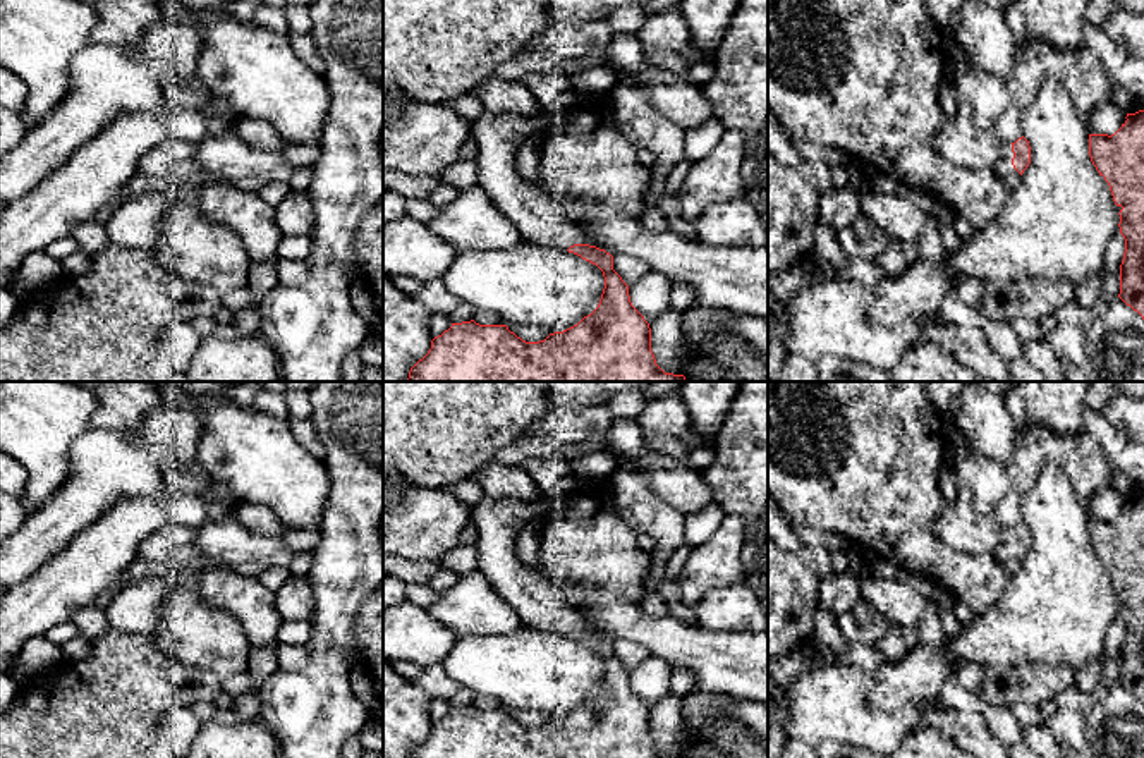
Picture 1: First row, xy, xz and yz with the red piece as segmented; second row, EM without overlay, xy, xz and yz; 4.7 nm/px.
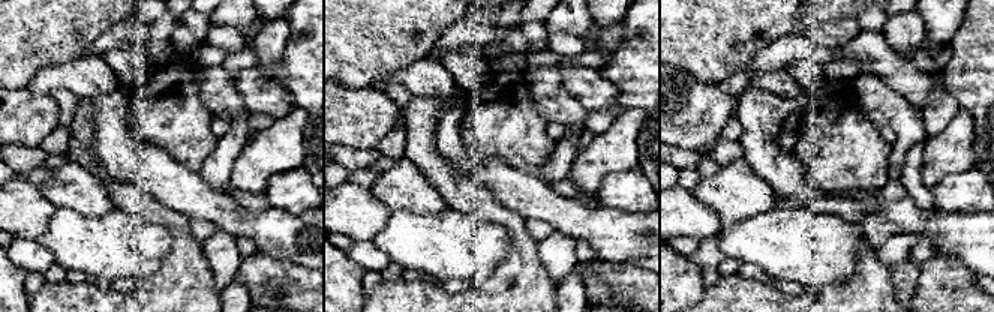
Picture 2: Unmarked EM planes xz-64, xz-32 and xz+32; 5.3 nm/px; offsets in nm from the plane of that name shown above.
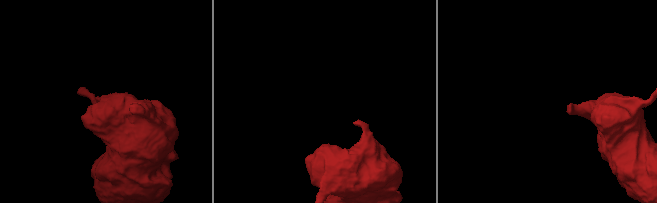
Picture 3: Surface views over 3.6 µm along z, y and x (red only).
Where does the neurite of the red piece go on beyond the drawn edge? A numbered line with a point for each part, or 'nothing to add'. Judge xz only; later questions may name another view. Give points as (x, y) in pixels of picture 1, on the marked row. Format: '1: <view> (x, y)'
1: xz (498, 134)

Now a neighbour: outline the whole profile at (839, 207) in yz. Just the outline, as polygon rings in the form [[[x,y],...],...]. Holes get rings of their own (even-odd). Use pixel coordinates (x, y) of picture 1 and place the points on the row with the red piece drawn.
[[[831,186],[819,194],[819,222],[835,232],[850,227],[861,217],[859,199],[861,196],[850,186]]]

